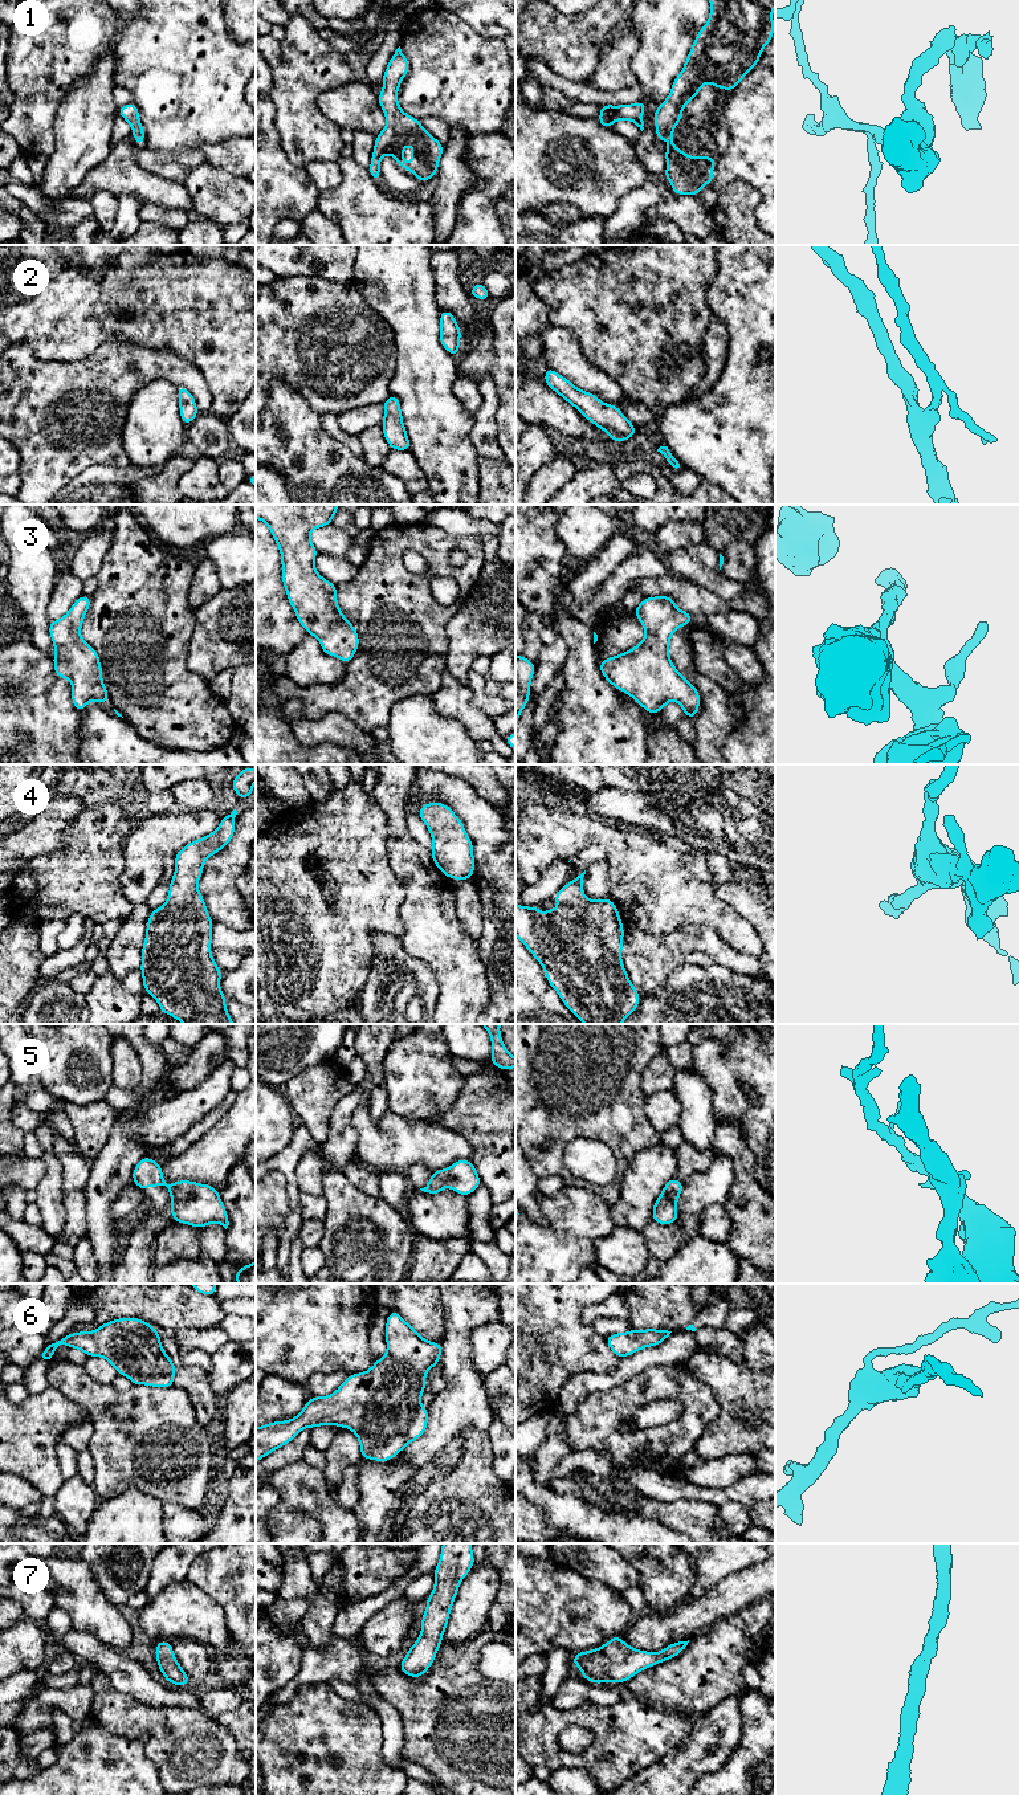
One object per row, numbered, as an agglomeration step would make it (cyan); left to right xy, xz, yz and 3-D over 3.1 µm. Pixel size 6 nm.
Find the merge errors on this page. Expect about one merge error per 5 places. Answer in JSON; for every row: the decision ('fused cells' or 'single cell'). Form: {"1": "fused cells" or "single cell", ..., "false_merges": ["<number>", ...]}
{"1": "single cell", "2": "single cell", "3": "single cell", "4": "single cell", "5": "single cell", "6": "single cell", "7": "single cell", "false_merges": []}

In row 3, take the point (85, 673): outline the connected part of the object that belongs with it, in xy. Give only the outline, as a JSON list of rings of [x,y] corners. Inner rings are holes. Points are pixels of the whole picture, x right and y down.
[[[81,595],[62,619],[49,623],[49,635],[54,645],[54,674],[70,681],[70,698],[80,713],[89,701],[110,702],[102,681],[99,656],[80,633],[90,603],[90,596]]]

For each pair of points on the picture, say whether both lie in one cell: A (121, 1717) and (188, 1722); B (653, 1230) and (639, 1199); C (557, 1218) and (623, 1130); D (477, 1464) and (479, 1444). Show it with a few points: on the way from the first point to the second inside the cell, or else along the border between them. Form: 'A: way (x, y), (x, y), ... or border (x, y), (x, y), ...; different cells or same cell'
A: way (138, 1717), (162, 1717), (166, 1714), (171, 1720); same cell
B: border (651, 1219), (639, 1230); different cells
C: border (565, 1184), (592, 1188), (607, 1203); different cells
D: way (479, 1459), (479, 1449); same cell

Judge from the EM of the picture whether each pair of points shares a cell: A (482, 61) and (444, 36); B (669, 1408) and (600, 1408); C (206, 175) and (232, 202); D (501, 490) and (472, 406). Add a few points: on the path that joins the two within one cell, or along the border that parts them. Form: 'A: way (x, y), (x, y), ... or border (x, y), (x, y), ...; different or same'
A: way (473, 58), (467, 58), (453, 45); same
B: border (668, 1398), (642, 1406), (634, 1414), (635, 1427); different
C: way (212, 182), (225, 195); same
D: border (477, 383), (481, 404), (473, 415); different

